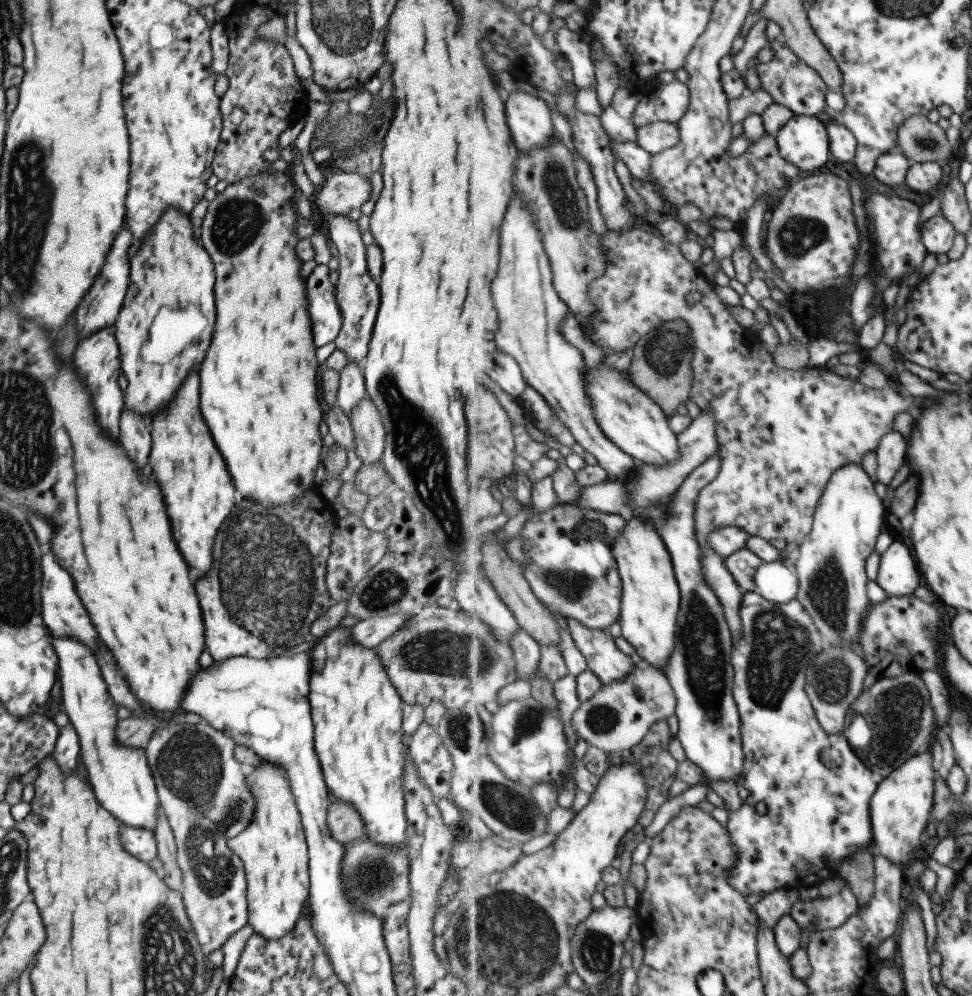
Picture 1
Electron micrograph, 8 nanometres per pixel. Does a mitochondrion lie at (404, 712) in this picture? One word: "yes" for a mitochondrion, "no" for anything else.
no

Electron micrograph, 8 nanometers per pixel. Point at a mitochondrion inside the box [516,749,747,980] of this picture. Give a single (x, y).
(595, 952)

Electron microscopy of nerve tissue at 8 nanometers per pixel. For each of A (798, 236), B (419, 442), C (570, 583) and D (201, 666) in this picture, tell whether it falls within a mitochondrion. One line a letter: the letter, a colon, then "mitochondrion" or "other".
A: mitochondrion
B: mitochondrion
C: mitochondrion
D: other

